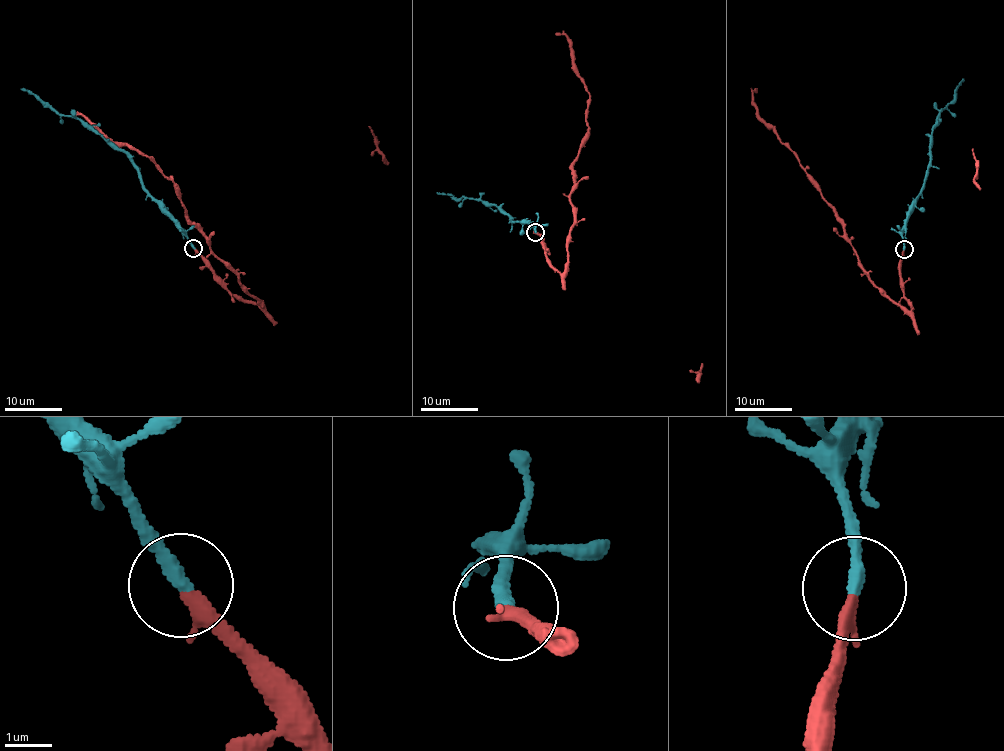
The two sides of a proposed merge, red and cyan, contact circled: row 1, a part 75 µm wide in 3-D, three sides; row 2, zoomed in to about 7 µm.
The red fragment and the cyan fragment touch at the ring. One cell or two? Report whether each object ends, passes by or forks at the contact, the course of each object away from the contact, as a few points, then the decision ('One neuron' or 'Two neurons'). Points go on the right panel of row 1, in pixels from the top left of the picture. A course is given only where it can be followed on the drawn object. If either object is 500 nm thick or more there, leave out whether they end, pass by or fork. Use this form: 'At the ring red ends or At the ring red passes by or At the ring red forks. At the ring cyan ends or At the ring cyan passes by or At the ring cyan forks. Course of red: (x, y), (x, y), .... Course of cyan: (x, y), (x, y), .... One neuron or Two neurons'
At the ring red ends. At the ring cyan ends. Course of red: (903, 250), (899, 283), (911, 311), (873, 284), (834, 209), (761, 120), (756, 88). Course of cyan: (903, 248), (902, 235), (931, 156), (932, 132), (939, 124), (939, 113), (953, 102), (962, 79). One neuron

